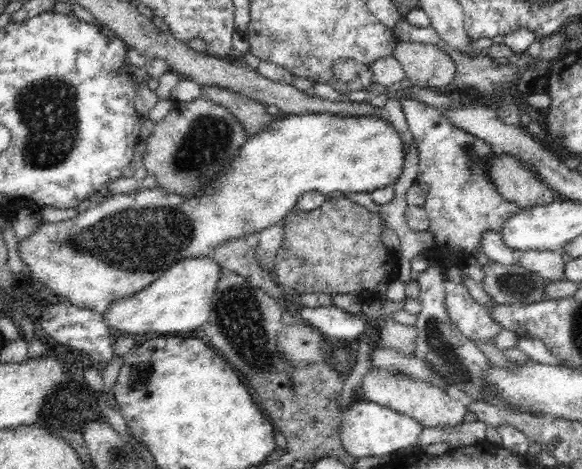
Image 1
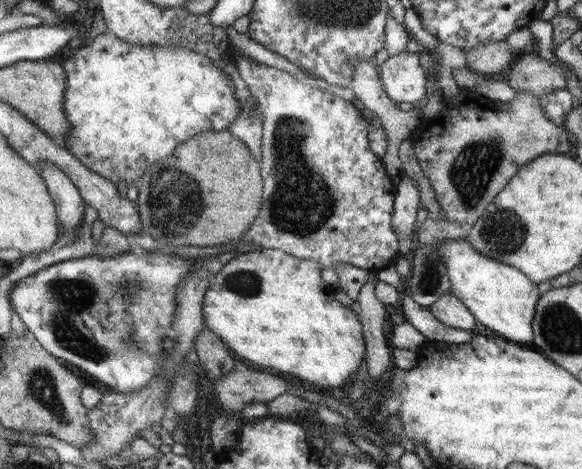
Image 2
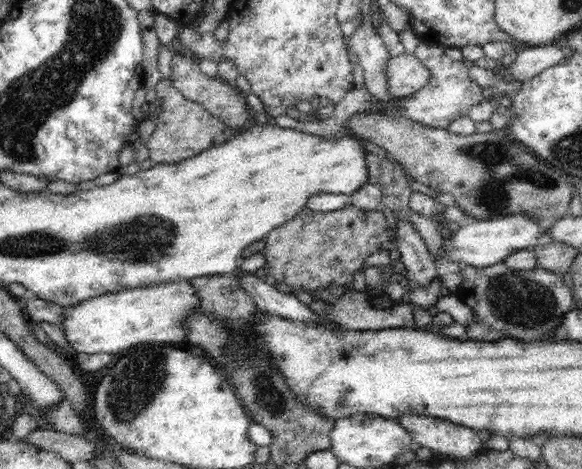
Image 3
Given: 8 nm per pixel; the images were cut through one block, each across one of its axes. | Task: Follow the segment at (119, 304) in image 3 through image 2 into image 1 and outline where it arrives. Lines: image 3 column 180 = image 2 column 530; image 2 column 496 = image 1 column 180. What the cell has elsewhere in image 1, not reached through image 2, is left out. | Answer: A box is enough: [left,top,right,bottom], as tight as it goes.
[103,257,221,336]

